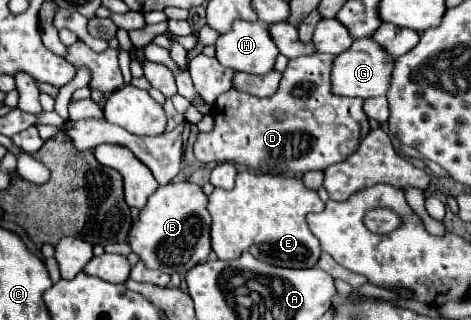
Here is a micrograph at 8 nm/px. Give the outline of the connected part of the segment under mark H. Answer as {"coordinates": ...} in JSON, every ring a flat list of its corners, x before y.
{"coordinates":[[237,19,231,27,231,31,223,33,217,43,215,43,215,57,219,59,221,65,231,67,235,71,247,71,247,73,255,73,255,75,265,75,269,71,273,71,275,67,275,59,279,55,277,45,273,43,271,35,269,35,269,27,261,21,245,21,245,19]]}

